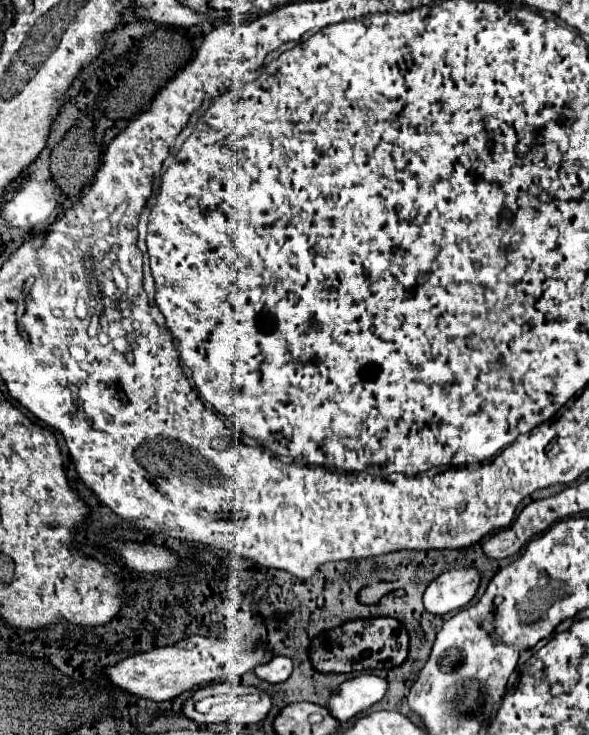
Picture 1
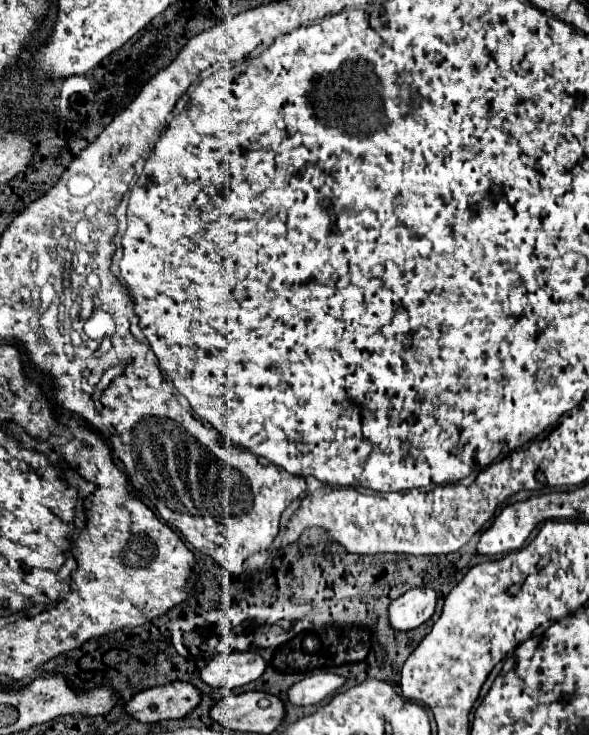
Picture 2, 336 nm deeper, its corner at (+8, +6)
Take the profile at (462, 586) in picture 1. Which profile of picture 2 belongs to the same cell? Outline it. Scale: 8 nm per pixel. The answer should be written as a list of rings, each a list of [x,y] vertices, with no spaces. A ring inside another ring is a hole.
[[[414,587],[390,605],[390,625],[398,631],[410,631],[434,615],[436,591],[430,587]]]

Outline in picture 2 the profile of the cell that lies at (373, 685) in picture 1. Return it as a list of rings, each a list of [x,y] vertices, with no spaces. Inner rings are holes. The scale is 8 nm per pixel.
[[[314,671],[306,675],[300,683],[292,685],[288,691],[288,699],[294,705],[316,705],[322,703],[328,695],[336,693],[346,679],[328,671]]]

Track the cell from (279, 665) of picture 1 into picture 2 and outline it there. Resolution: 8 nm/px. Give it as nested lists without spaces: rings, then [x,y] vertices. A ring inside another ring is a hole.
[[[226,653],[214,657],[202,671],[200,677],[210,687],[236,689],[250,681],[256,681],[266,669],[264,659],[258,653]]]

